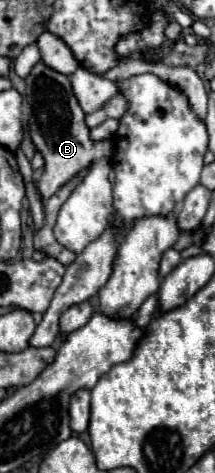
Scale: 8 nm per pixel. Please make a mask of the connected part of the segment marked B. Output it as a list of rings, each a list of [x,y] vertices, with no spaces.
[[[43,62],[35,64],[31,74],[25,80],[27,84],[27,108],[29,108],[29,136],[37,152],[43,154],[45,172],[37,184],[43,198],[51,198],[63,184],[75,178],[91,162],[101,158],[111,158],[111,142],[95,142],[89,136],[85,124],[85,112],[77,104],[77,98],[71,90],[71,80],[65,74],[59,74],[47,68]]]

